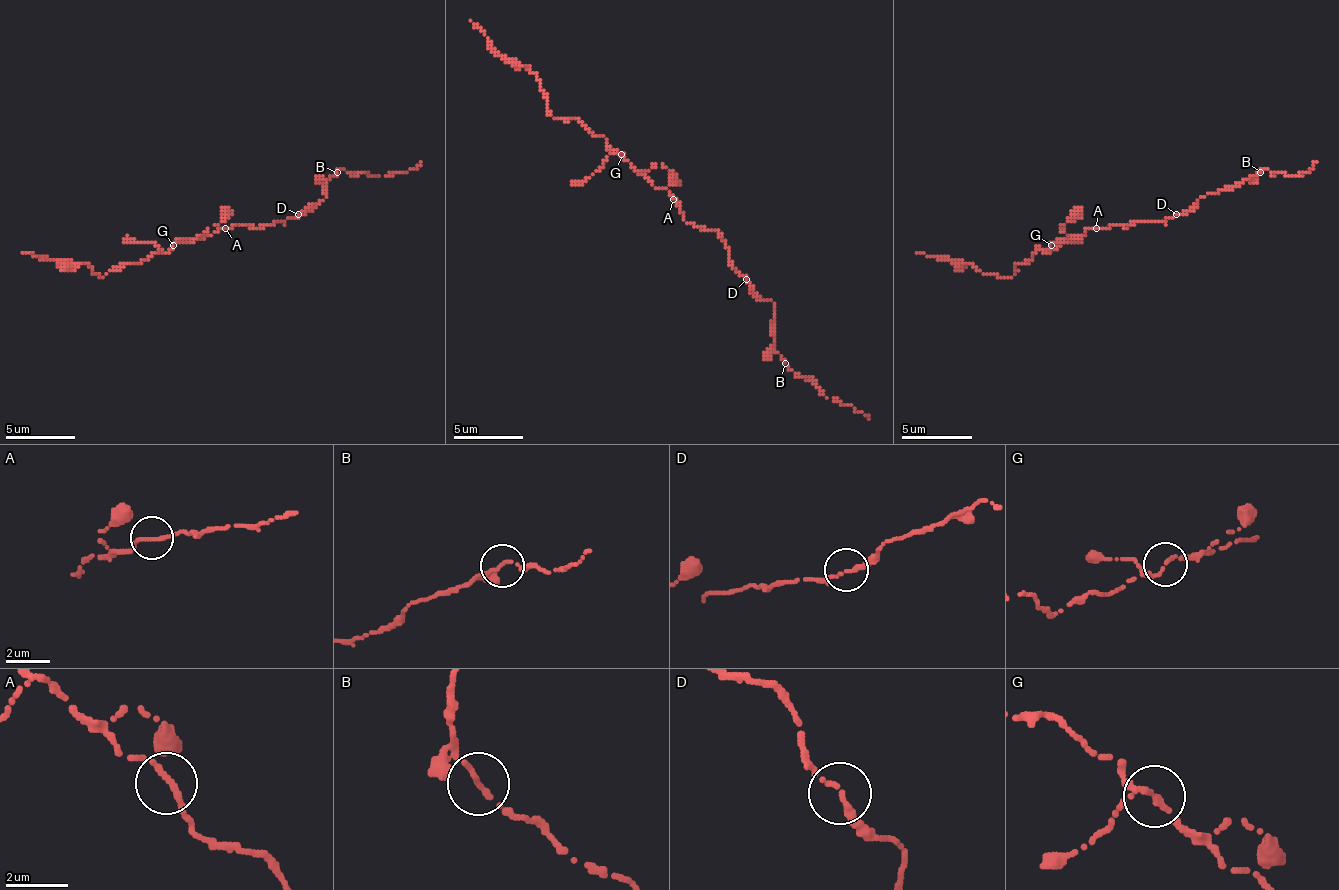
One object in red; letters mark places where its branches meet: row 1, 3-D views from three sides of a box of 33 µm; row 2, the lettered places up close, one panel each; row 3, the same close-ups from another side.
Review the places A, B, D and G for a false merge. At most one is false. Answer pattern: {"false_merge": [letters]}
{"false_merge": []}

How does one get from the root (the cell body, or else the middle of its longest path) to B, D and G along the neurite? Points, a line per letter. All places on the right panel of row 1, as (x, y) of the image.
B: (1110, 225), (1124, 228), (1138, 221), (1162, 221), (1187, 214), (1201, 197), (1232, 190), (1260, 172)
D: (1110, 225), (1120, 225), (1124, 228), (1138, 221), (1162, 221), (1176, 214)
G: (1110, 225), (1106, 228), (1089, 228), (1085, 235), (1075, 239), (1057, 239), (1050, 246)

